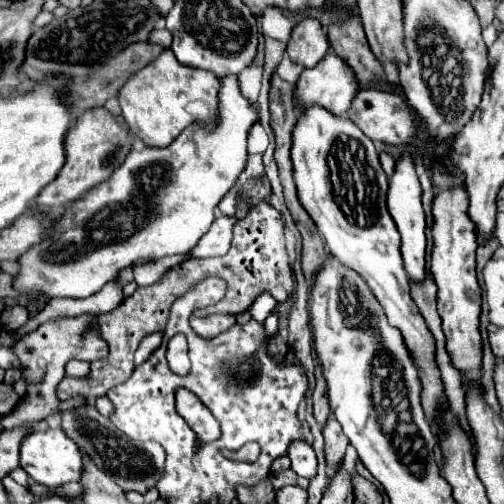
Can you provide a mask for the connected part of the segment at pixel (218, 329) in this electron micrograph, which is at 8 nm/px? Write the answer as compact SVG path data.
M207 315L203 319L197 319L197 317L191 317L189 319L191 329L199 337L205 337L205 339L217 337L219 333L227 331L233 323L235 323L235 315Z

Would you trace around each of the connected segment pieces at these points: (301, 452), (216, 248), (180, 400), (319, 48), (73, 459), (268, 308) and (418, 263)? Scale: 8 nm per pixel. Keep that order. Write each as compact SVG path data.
M293 443L289 447L289 459L291 459L291 469L305 477L305 479L313 479L317 475L317 457L315 451L309 443Z
M221 215L213 221L211 229L201 237L197 247L191 251L193 257L217 257L229 251L231 243L231 229L237 223L237 217Z
M177 389L175 401L177 401L177 413L185 421L189 421L189 425L193 427L195 433L201 433L199 437L205 437L207 443L211 439L215 441L219 437L217 421L211 419L211 413L203 407L203 403L193 393L189 393L187 389Z
M303 19L291 33L291 39L287 43L287 53L293 63L301 67L313 67L317 65L329 51L327 39L323 35L323 29L319 21L315 19Z
M39 429L29 433L23 443L21 443L21 451L19 451L19 459L21 459L21 467L27 471L27 475L45 485L45 487L55 487L55 485L63 485L69 481L79 481L83 465L81 465L81 455L79 455L79 447L75 445L75 441L71 441L63 429Z
M261 293L261 295L253 301L253 305L249 307L249 313L251 313L251 317L253 317L255 321L265 321L265 317L275 309L275 305L277 305L277 301L273 299L271 293Z
M403 155L397 161L395 173L389 179L387 207L389 207L389 213L391 213L395 225L401 233L401 253L403 253L403 261L405 261L405 271L407 271L407 275L413 283L423 283L425 277L427 277L427 271L425 271L425 245L427 245L425 213L423 213L423 207L421 207L421 185L417 181L415 167L413 167L409 155Z

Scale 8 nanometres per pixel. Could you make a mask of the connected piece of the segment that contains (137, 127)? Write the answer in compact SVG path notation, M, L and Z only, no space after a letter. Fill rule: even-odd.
M165 49L159 59L151 61L145 69L139 69L119 89L119 105L125 123L145 145L165 149L177 135L191 123L213 129L217 125L217 93L221 81L215 73L181 65L171 49Z

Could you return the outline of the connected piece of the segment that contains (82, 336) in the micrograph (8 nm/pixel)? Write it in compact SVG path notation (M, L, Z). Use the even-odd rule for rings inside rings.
M93 315L53 319L39 325L31 335L13 345L13 353L17 355L23 369L23 379L27 381L27 393L21 403L17 403L7 415L1 417L1 425L5 429L13 429L17 425L29 425L35 429L39 423L45 423L49 415L53 415L53 411L59 407L57 385L65 377L65 363L69 359L95 361L107 355L107 345L99 337L99 329L89 331L91 321Z

